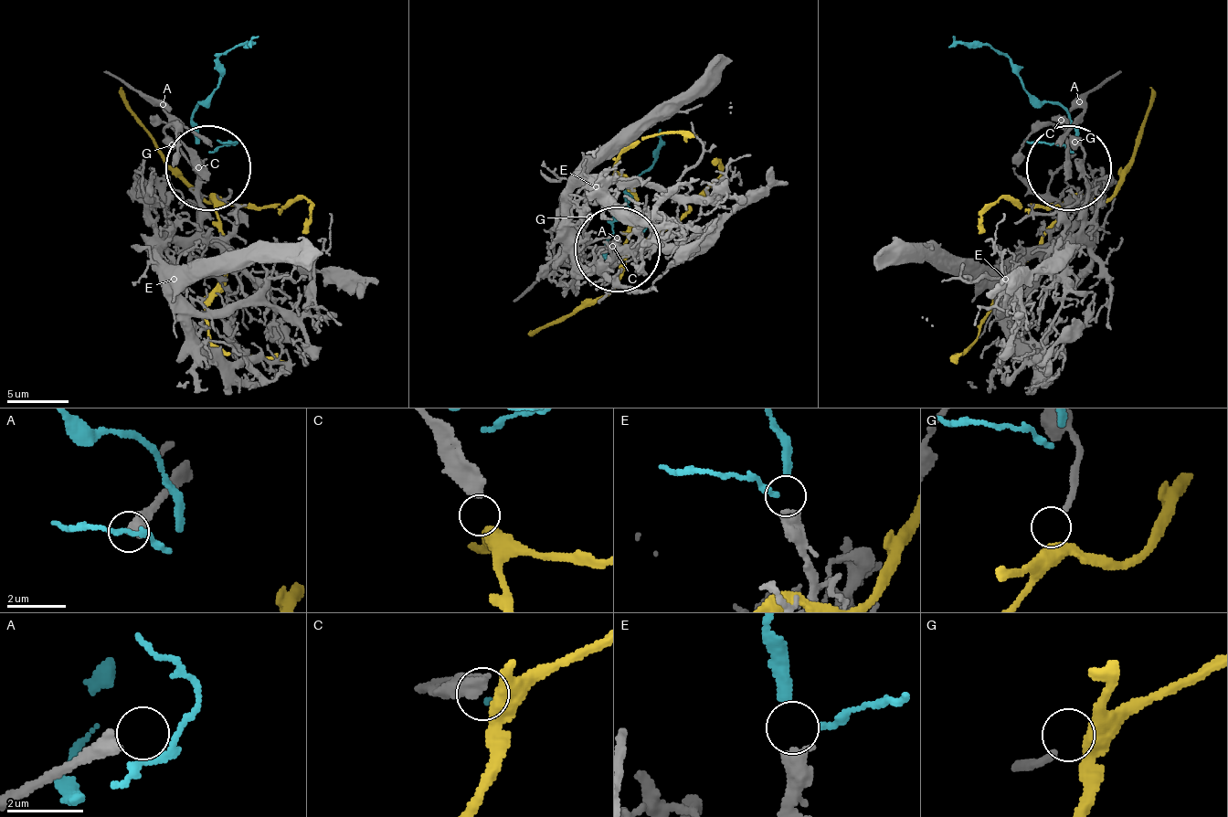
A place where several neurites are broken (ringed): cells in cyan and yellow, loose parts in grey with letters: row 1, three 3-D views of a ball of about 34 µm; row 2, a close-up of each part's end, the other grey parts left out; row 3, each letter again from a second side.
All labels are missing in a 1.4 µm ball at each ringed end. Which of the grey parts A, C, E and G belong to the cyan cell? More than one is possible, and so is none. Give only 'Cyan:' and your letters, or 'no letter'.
Cyan: E

